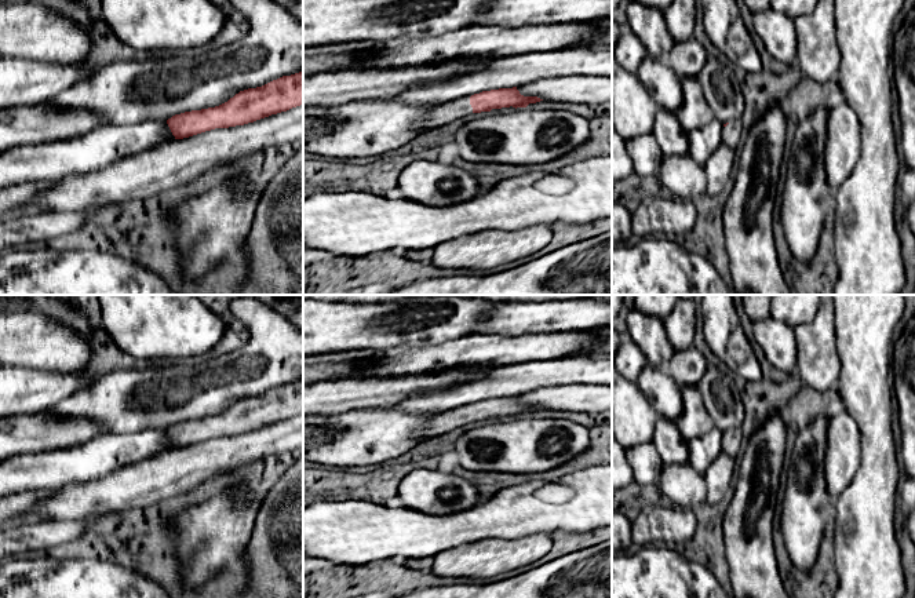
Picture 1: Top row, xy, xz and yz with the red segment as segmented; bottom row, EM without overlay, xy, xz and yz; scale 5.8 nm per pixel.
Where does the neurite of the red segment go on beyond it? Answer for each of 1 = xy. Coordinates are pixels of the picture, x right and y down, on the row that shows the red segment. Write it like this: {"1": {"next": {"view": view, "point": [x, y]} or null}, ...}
{"1": {"next": null}}

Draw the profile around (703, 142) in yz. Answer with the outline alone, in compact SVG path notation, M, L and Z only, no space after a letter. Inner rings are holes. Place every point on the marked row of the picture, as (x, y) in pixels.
M715 117L703 128L688 134L689 156L692 156L701 167L710 160L711 154L723 143L723 123Z

